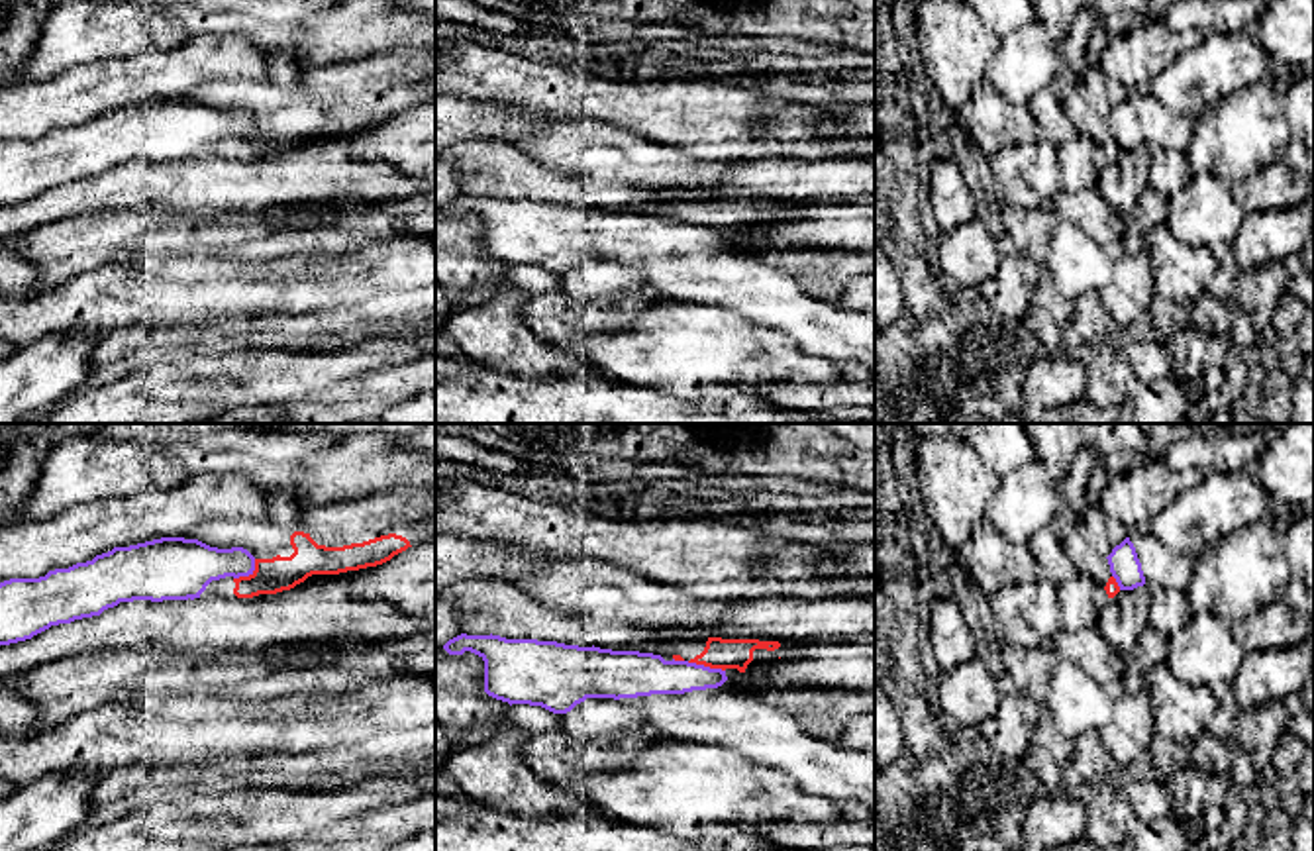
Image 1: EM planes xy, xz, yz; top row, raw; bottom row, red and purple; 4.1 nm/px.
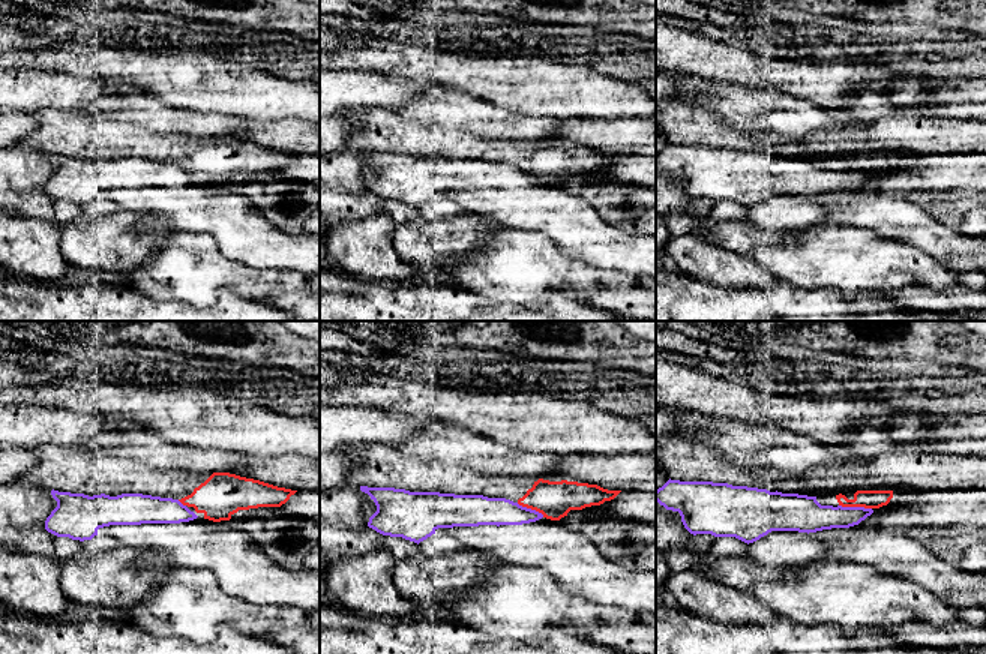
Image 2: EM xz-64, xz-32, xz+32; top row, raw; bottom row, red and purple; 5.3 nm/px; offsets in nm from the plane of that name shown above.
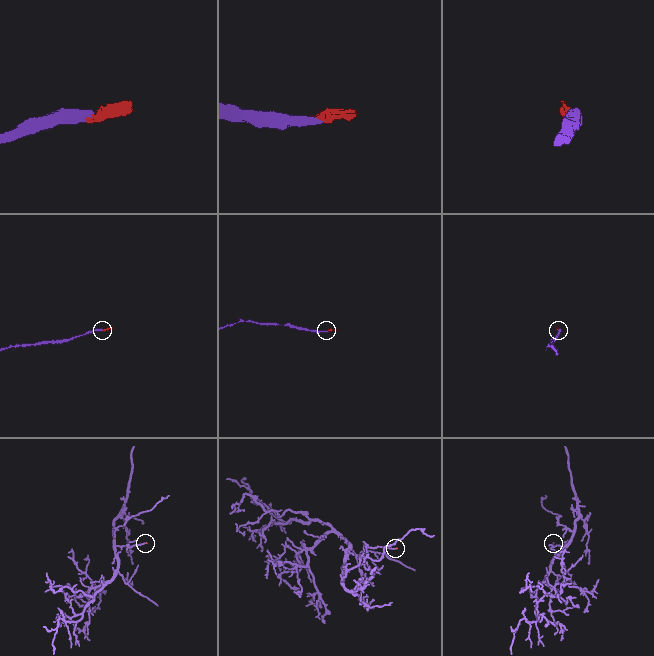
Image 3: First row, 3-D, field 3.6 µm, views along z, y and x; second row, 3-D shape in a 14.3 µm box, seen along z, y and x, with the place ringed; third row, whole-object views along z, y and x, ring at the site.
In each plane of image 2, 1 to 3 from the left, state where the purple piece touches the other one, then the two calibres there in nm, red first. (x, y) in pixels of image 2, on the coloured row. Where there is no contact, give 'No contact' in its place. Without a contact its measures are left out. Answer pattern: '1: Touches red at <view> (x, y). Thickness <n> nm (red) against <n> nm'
1: Touches red at xz-64 (182, 503). Thickness 240 nm (red) against 170 nm
2: Touches red at xz-32 (530, 507). Thickness 200 nm (red) against 150 nm
3: Touches red at xz+32 (856, 506). Thickness 100 nm (red) against 170 nm

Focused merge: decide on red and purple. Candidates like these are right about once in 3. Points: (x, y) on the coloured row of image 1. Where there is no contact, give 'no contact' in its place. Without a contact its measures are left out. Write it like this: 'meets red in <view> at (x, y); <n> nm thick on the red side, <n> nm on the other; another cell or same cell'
meets red in xz at (707, 665); 130 nm thick on the red side, 170 nm on the other; another cell

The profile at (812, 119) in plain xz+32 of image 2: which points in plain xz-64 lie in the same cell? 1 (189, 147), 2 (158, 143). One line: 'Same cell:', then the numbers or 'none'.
Same cell: none

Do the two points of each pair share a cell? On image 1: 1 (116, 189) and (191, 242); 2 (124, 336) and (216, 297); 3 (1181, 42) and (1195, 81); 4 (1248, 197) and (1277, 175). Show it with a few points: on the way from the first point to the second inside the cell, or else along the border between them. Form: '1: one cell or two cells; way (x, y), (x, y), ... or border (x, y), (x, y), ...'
1: two cells; border (187, 210), (118, 206), (97, 212)
2: two cells; border (132, 324), (104, 332)
3: two cells; border (1207, 34), (1197, 46), (1177, 55)
4: one cell; way (1256, 195), (1269, 183)

